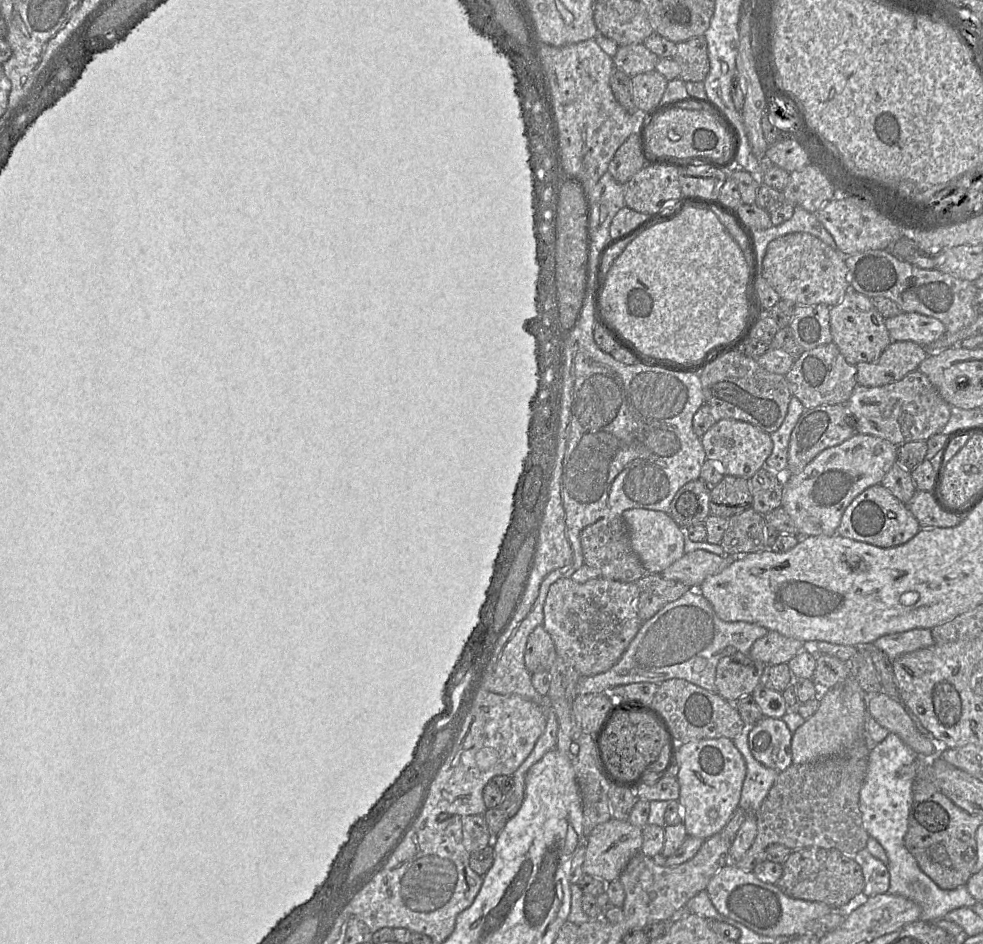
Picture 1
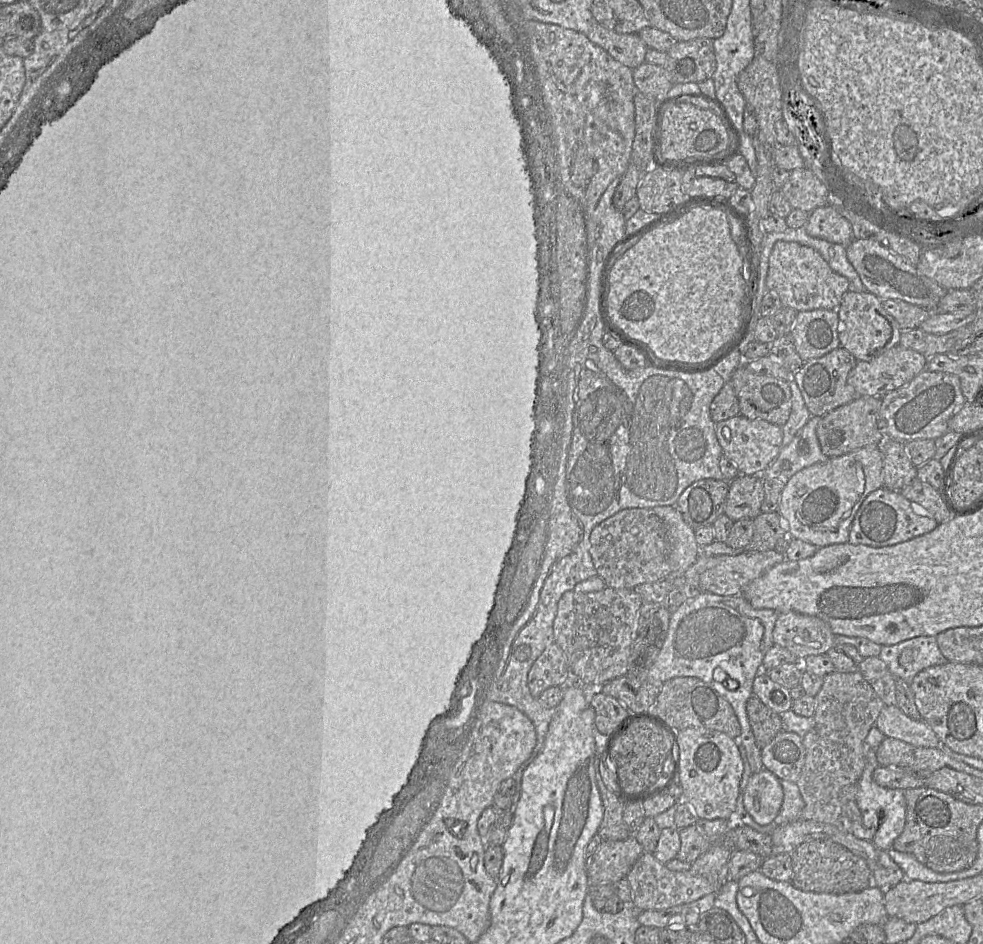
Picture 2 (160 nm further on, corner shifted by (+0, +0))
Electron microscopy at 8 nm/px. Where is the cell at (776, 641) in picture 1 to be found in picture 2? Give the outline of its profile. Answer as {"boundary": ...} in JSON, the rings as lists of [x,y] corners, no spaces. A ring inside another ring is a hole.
{"boundary":[[[798,612],[779,614],[773,630],[774,645],[786,648],[800,661],[811,655],[826,654],[835,646],[835,636],[830,626],[822,619]]]}

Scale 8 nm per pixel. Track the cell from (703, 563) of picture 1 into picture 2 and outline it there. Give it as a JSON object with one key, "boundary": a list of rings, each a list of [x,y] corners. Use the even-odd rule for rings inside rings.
{"boundary":[[[776,550],[746,551],[736,555],[716,555],[718,563],[700,576],[700,591],[722,596],[741,594],[750,582],[766,573],[777,564],[787,561],[784,553]]]}

